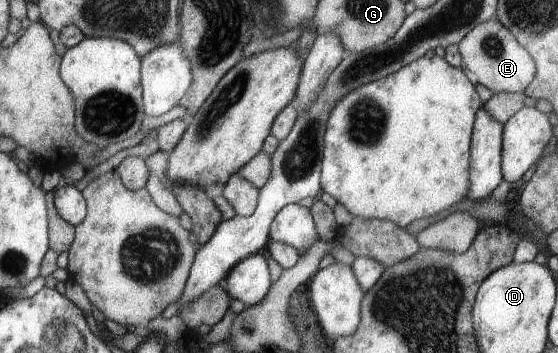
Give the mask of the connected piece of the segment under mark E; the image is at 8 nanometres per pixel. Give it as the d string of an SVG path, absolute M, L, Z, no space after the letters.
M496 17L472 28L458 45L463 55L464 68L471 70L479 83L494 93L524 92L536 77L536 61L532 54L521 46L516 35Z

